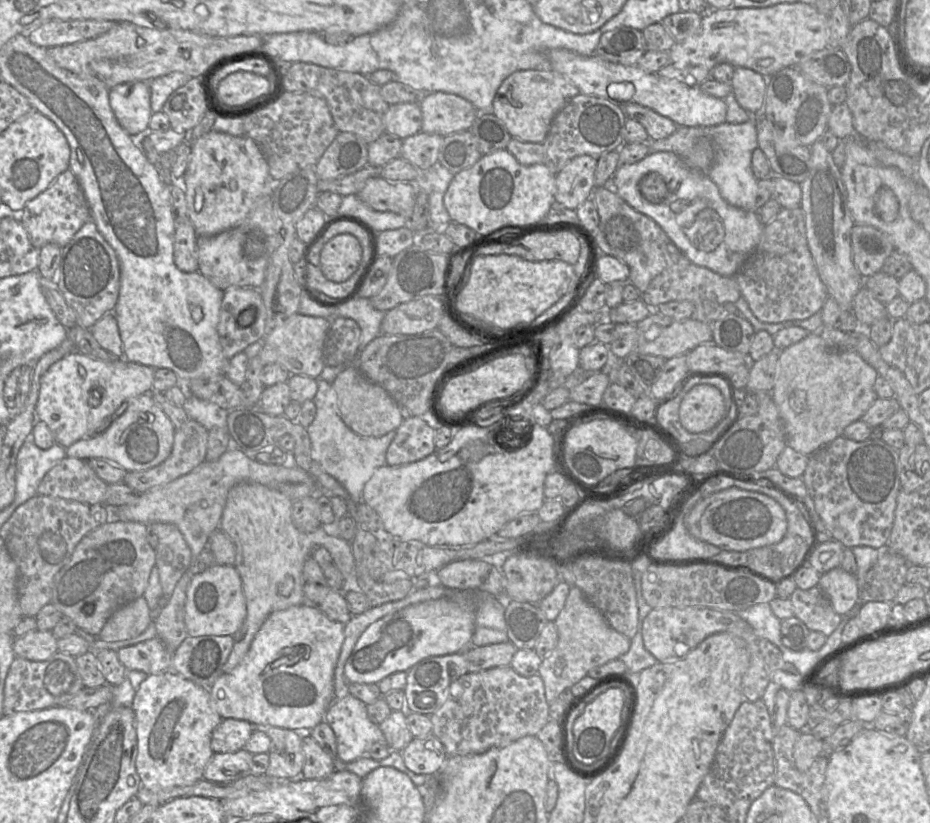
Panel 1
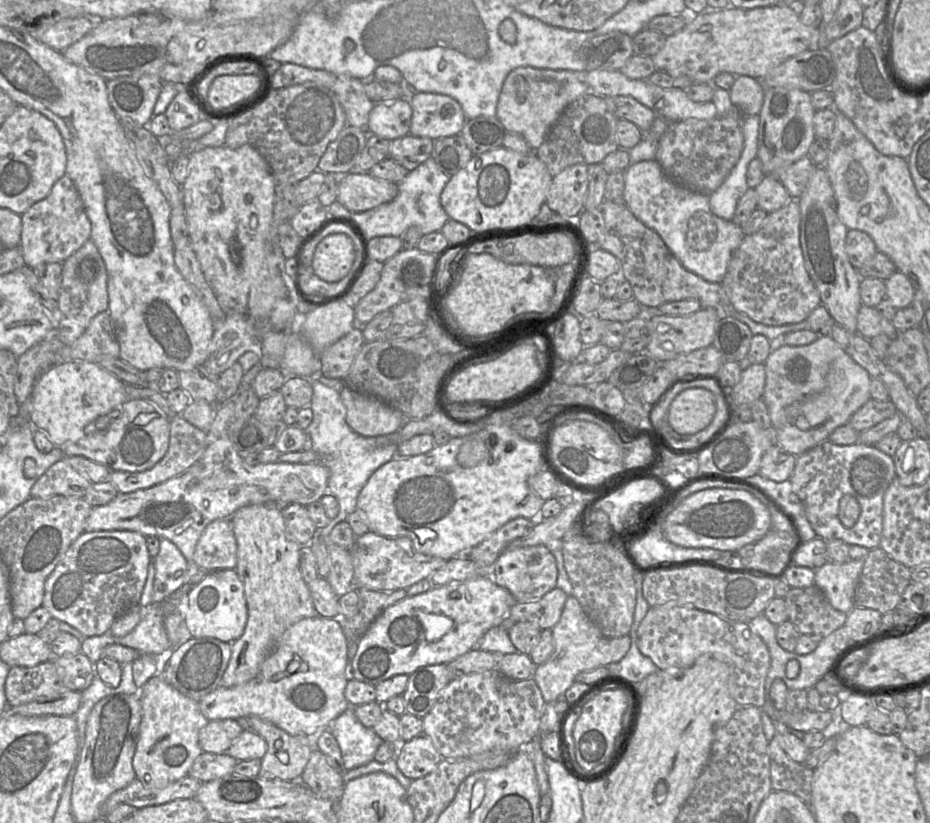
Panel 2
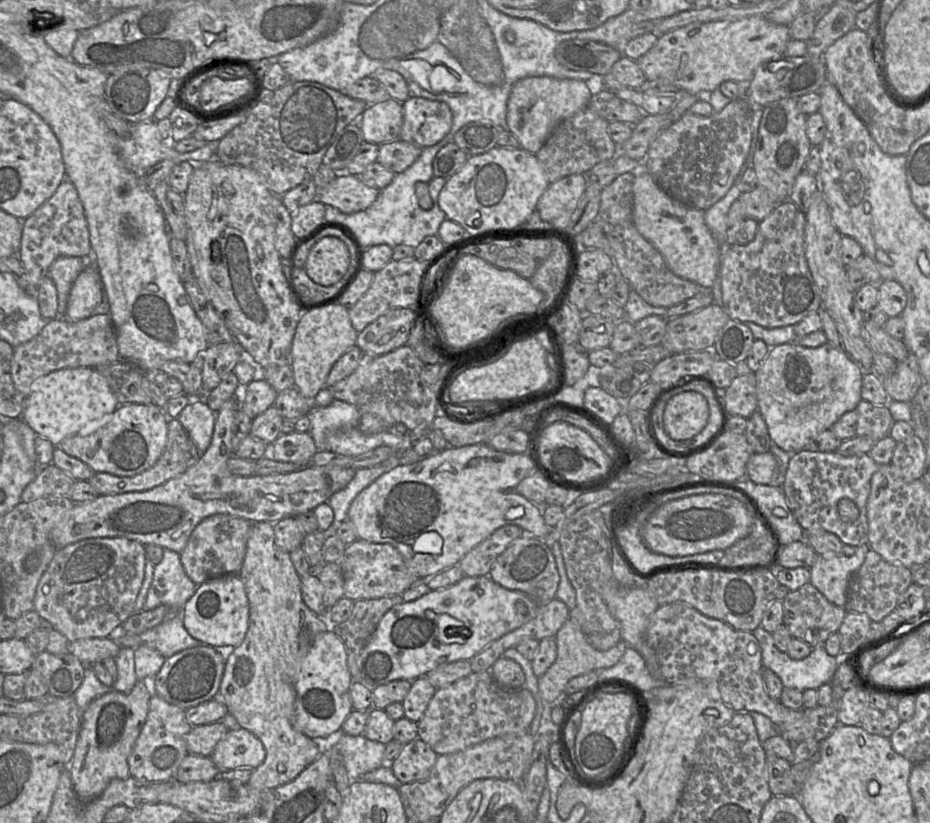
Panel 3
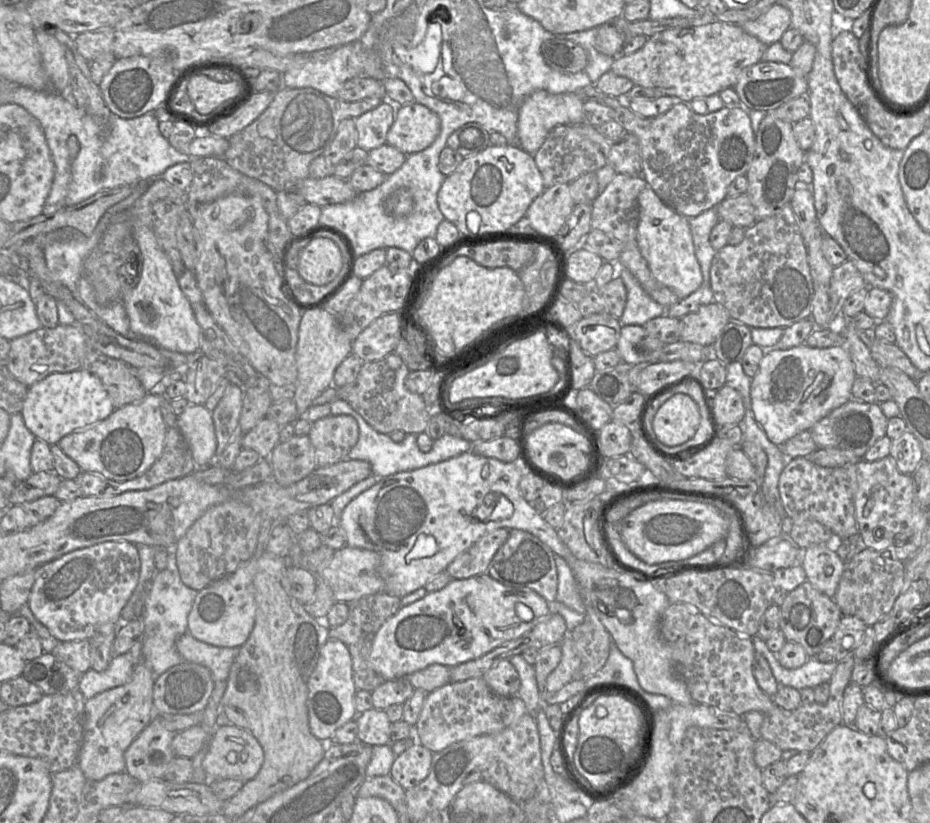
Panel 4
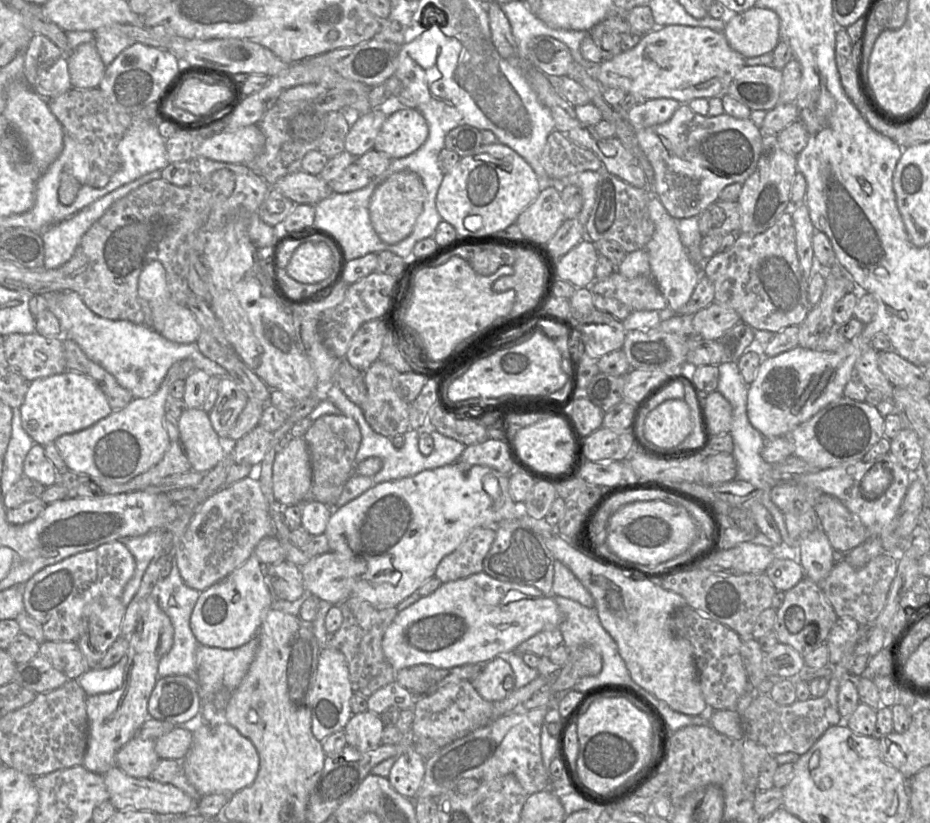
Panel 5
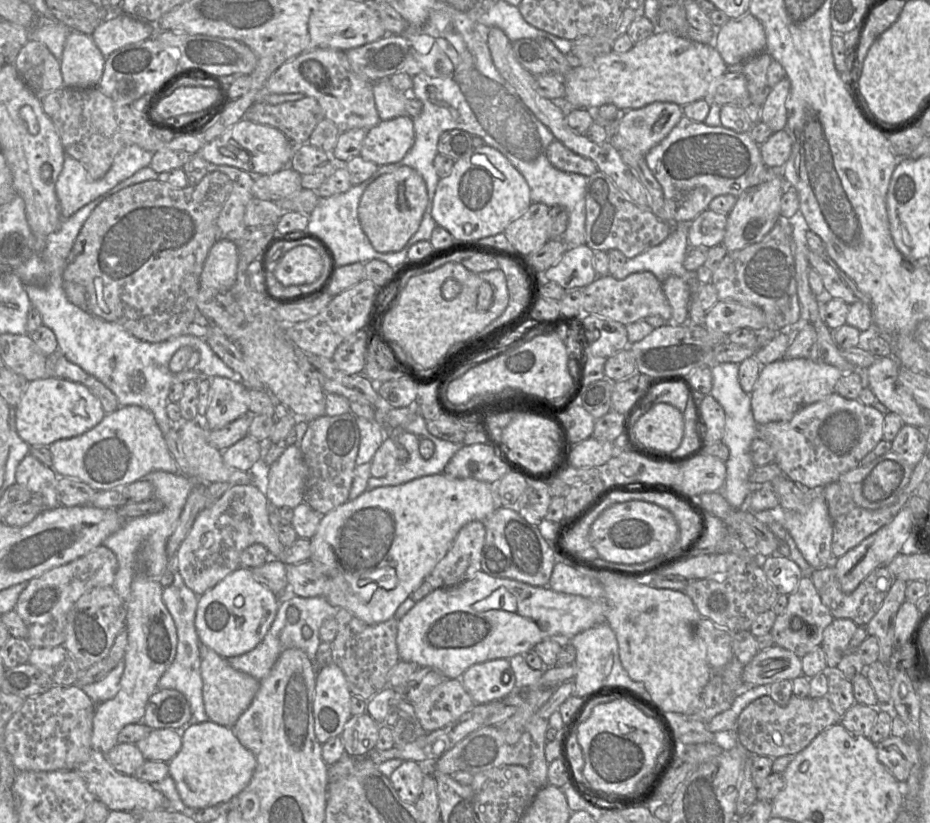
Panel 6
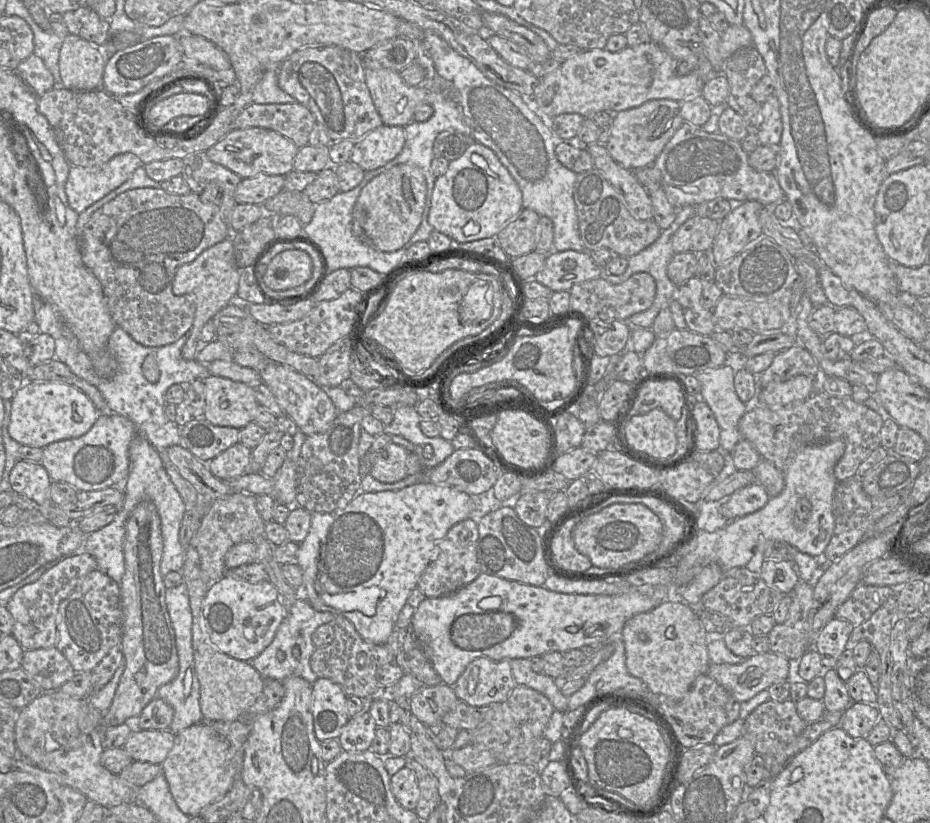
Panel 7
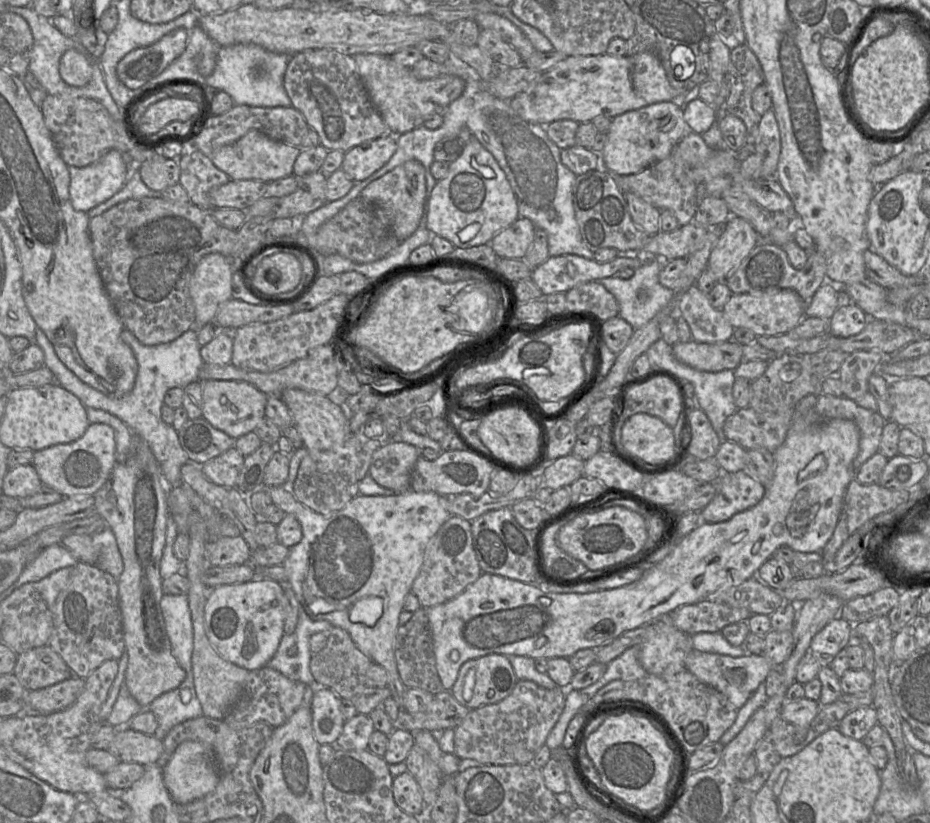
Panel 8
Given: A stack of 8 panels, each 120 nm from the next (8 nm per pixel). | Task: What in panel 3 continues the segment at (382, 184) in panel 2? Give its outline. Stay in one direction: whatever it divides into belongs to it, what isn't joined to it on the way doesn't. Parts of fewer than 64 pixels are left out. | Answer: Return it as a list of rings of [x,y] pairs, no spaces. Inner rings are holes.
[[[337,173],[335,180],[328,186],[317,188],[317,198],[324,205],[330,205],[345,214],[355,213],[368,208],[377,198],[380,190],[367,186],[361,181],[359,176],[350,175],[348,173]]]

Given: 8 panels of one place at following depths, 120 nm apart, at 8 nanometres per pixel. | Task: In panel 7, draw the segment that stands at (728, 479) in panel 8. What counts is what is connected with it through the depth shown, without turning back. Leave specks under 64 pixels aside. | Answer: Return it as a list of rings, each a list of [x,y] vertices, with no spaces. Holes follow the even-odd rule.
[[[752,483],[736,490],[720,502],[720,513],[728,520],[751,514],[766,505],[770,497],[759,483]]]

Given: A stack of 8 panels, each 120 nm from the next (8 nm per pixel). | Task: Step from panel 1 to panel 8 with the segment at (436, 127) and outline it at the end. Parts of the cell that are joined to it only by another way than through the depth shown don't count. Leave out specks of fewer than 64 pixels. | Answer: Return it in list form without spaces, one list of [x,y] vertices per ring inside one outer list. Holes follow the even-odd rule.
[[[392,133],[364,142],[345,152],[341,169],[354,182],[363,181],[382,168],[397,147],[397,137]]]

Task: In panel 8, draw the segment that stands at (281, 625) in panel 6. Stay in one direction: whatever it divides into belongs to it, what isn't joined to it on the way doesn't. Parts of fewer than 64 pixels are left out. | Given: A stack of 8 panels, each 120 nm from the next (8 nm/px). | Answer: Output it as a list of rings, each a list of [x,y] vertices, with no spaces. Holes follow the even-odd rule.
[[[299,607],[295,632],[282,636],[275,655],[266,664],[287,678],[317,687],[310,671],[312,652],[310,637],[318,632],[329,633],[333,626],[326,620],[314,621]]]

